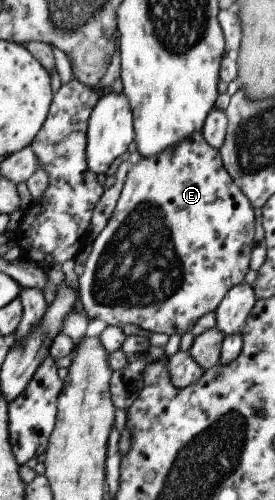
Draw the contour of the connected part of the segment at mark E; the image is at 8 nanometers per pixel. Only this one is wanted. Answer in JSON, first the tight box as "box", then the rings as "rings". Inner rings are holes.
{"box":[78,131,255,336],"rings":[[[201,131],[193,132],[186,139],[175,144],[174,147],[160,152],[158,155],[141,157],[139,162],[134,164],[127,173],[111,218],[106,222],[103,230],[93,239],[90,255],[80,267],[78,294],[85,314],[89,319],[99,318],[114,327],[124,328],[127,324],[135,324],[135,326],[139,326],[147,332],[160,332],[167,334],[167,336],[187,334],[204,314],[215,312],[215,309],[232,286],[244,282],[243,278],[250,270],[255,229],[254,210],[250,200],[234,183],[227,169],[223,166],[219,149],[212,147],[205,140]]]}

